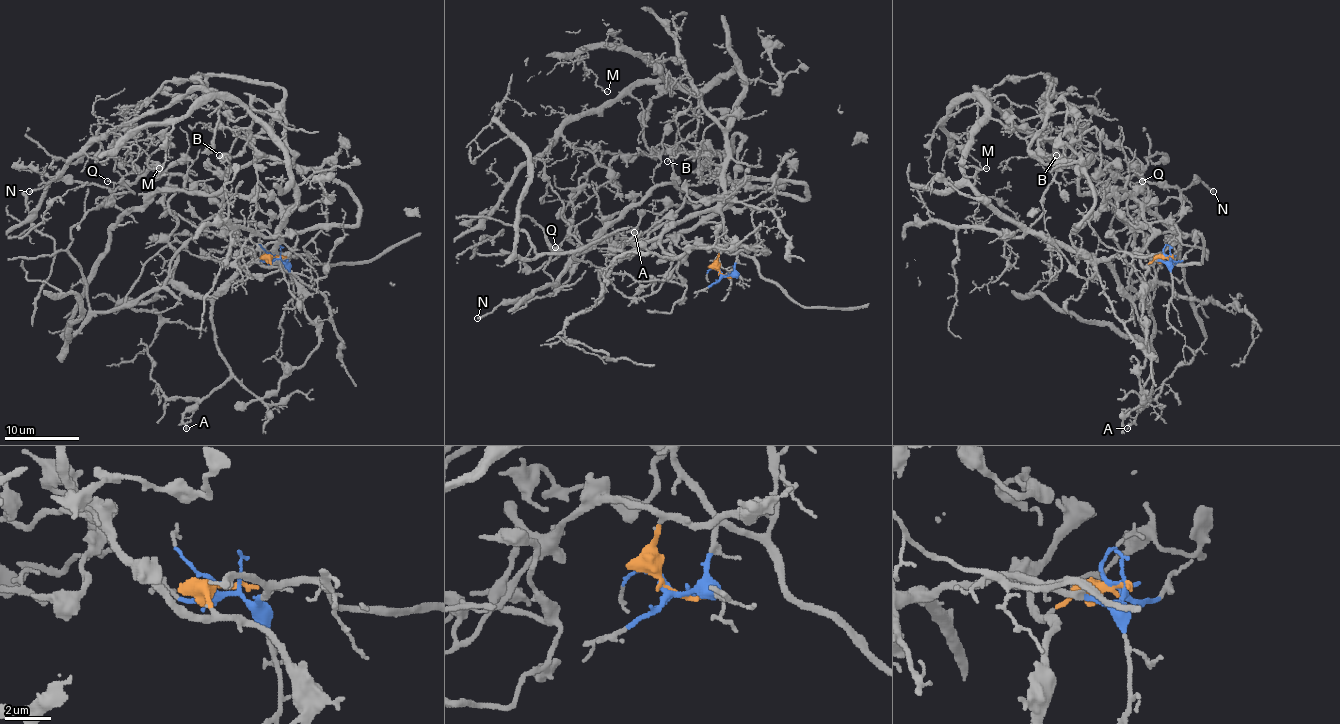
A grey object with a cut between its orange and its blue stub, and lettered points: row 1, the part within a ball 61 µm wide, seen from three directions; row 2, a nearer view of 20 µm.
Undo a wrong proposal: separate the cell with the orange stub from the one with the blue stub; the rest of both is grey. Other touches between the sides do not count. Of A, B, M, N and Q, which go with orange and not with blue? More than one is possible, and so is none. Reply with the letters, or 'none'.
N, Q

